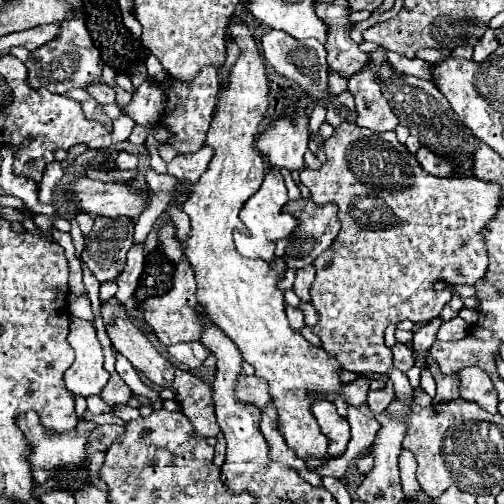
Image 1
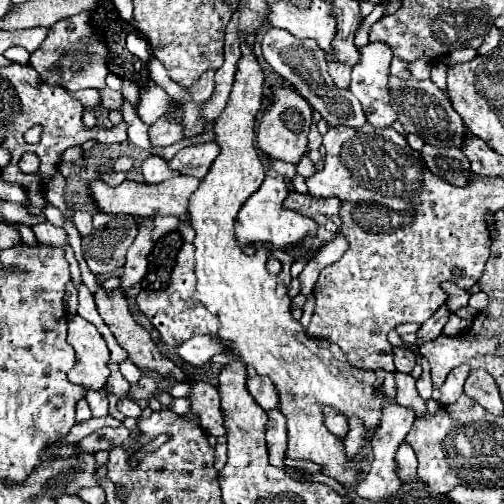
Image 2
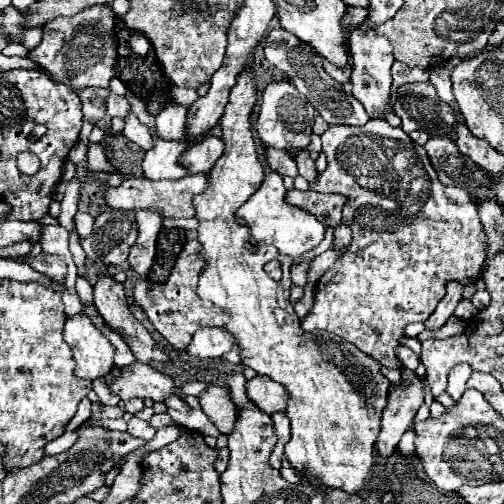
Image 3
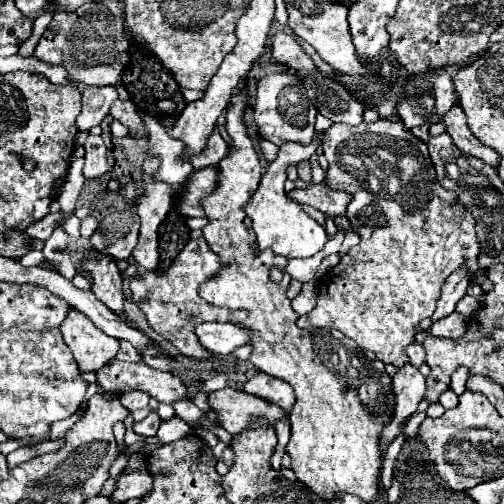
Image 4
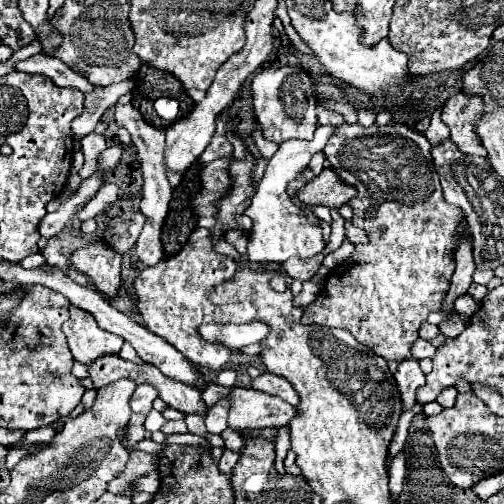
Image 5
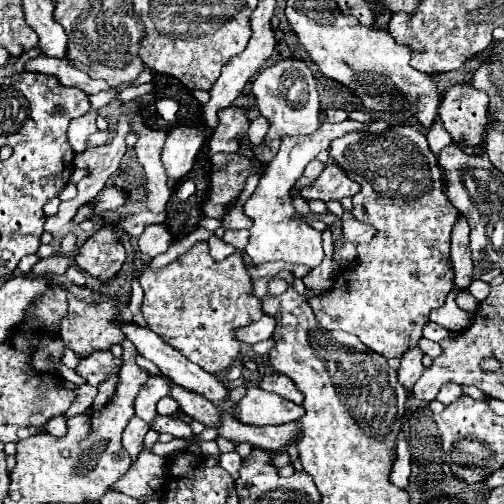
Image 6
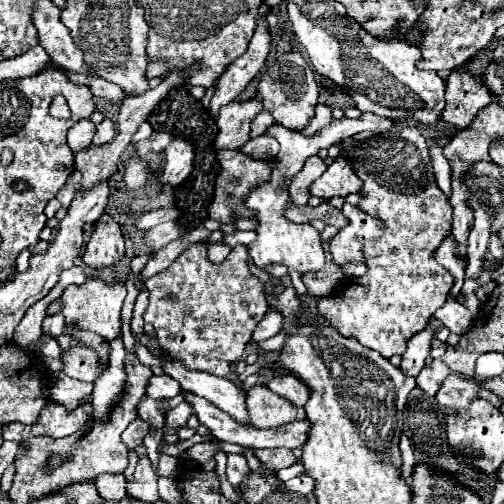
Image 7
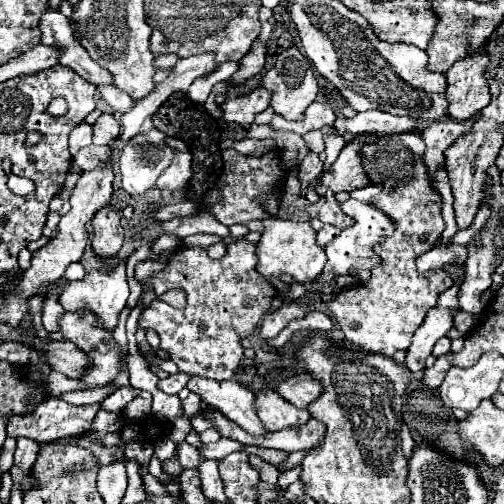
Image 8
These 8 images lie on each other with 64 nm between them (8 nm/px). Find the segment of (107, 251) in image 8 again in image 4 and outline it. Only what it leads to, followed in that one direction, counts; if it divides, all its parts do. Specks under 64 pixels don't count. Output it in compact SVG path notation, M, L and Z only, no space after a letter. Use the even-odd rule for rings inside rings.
M94 256L84 260L86 270L92 276L92 292L94 296L110 308L118 320L130 324L130 320L124 314L124 292L122 292L122 278L116 268L114 260L96 260Z

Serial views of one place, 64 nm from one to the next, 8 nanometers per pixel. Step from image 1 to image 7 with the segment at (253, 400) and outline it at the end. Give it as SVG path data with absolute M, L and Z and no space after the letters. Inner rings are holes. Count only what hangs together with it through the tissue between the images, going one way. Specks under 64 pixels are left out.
M286 374L286 376L278 376L278 378L272 378L268 384L266 384L268 390L280 394L282 398L290 400L292 404L296 406L304 406L306 400L308 400L308 392L304 388L304 384L300 384L300 380L296 380L294 376Z

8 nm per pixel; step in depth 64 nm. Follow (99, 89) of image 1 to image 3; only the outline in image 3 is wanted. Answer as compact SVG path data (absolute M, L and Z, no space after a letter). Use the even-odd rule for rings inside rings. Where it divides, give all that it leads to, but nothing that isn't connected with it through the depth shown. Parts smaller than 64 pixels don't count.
M110 92L110 96L106 98L106 108L108 108L110 116L120 116L120 118L126 118L130 112L128 100L124 96L114 94L114 92Z

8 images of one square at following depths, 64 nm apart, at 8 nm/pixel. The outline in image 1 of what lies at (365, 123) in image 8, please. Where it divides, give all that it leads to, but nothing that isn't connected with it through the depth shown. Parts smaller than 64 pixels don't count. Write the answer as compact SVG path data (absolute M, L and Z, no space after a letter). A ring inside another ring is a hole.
M264 176L264 182L260 186L260 190L244 204L244 208L240 210L240 220L246 226L248 234L236 234L236 246L238 252L242 256L252 256L252 252L260 252L260 256L264 256L268 252L268 244L286 238L292 234L292 230L296 228L296 220L292 220L290 214L282 214L282 206L288 202L288 194L286 194L286 186L284 186L284 178L282 176Z

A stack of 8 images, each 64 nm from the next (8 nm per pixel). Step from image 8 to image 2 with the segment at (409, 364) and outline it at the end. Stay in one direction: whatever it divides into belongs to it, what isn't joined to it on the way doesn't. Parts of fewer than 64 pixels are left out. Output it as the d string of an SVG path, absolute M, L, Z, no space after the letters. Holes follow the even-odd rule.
M396 400L386 402L386 404L382 406L380 428L374 432L374 436L372 436L372 440L370 440L370 444L372 444L372 448L374 448L372 468L370 468L370 472L364 476L364 480L356 486L356 494L358 494L360 498L366 498L366 500L370 500L370 502L384 502L384 500L390 500L390 498L394 498L394 496L398 494L402 482L400 482L400 478L398 478L398 474L396 474L396 460L394 460L394 456L396 456L398 446L404 442L406 434L410 432L414 416L416 416L414 410L400 406Z

